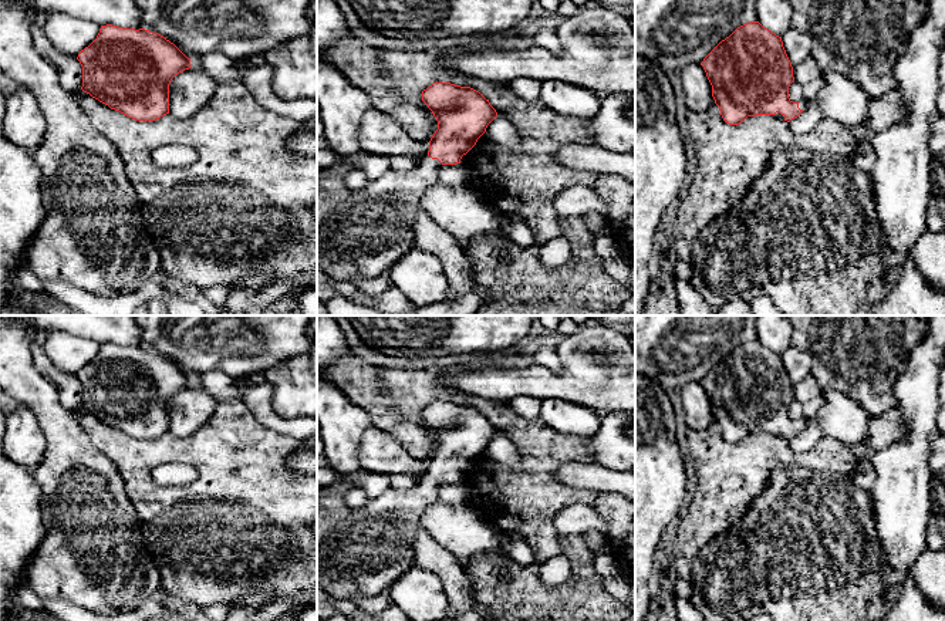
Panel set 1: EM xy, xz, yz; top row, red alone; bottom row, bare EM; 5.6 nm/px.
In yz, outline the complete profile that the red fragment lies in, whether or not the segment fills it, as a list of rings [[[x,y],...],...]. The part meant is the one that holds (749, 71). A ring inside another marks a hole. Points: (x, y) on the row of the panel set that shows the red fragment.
[[[759,21],[738,27],[703,58],[701,65],[712,85],[715,104],[729,125],[739,125],[747,117],[756,115],[774,115],[790,122],[811,104],[804,99],[793,102],[789,98],[789,87],[794,81],[792,63],[782,37]]]

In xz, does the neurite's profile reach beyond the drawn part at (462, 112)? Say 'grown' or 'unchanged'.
grown

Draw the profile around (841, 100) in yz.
[[[826,71],[823,77],[824,87],[814,101],[823,115],[850,131],[857,125],[867,125],[870,98],[865,92],[844,74]]]

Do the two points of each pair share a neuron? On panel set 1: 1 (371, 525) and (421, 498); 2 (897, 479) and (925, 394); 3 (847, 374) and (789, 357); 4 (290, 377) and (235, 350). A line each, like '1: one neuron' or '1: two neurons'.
1: one neuron
2: one neuron
3: two neurons
4: two neurons

